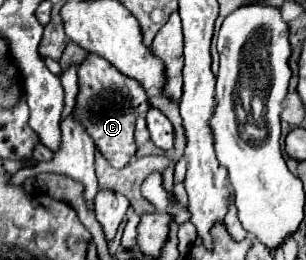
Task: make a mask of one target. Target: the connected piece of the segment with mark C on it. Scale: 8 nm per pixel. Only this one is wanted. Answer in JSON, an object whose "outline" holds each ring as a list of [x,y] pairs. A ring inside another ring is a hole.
{"outline":[[[90,55],[82,65],[78,65],[78,87],[80,93],[76,117],[82,119],[86,131],[92,135],[96,147],[102,151],[108,163],[116,169],[126,167],[136,153],[134,143],[136,117],[150,109],[146,91],[142,89],[142,85],[138,85],[138,81],[122,77],[122,73],[118,73],[108,61],[104,61],[98,55]],[[110,97],[114,97],[114,101]]]}

